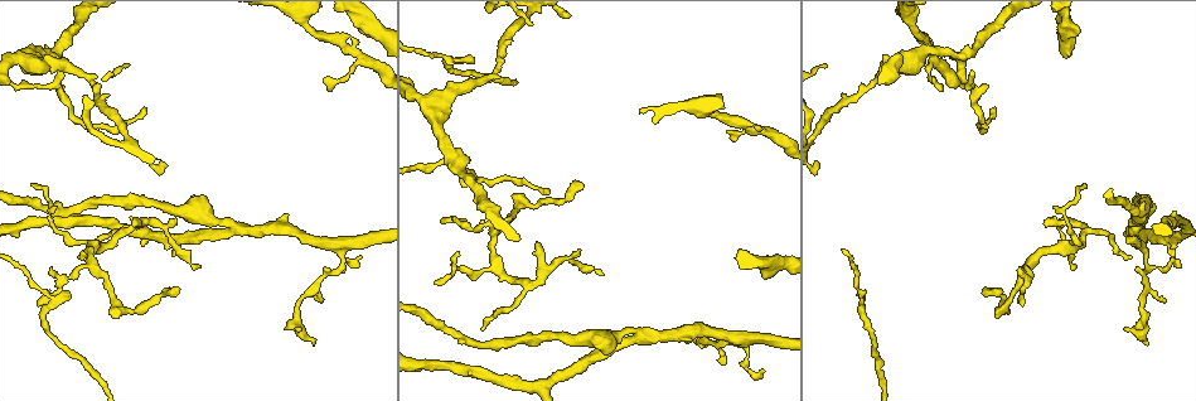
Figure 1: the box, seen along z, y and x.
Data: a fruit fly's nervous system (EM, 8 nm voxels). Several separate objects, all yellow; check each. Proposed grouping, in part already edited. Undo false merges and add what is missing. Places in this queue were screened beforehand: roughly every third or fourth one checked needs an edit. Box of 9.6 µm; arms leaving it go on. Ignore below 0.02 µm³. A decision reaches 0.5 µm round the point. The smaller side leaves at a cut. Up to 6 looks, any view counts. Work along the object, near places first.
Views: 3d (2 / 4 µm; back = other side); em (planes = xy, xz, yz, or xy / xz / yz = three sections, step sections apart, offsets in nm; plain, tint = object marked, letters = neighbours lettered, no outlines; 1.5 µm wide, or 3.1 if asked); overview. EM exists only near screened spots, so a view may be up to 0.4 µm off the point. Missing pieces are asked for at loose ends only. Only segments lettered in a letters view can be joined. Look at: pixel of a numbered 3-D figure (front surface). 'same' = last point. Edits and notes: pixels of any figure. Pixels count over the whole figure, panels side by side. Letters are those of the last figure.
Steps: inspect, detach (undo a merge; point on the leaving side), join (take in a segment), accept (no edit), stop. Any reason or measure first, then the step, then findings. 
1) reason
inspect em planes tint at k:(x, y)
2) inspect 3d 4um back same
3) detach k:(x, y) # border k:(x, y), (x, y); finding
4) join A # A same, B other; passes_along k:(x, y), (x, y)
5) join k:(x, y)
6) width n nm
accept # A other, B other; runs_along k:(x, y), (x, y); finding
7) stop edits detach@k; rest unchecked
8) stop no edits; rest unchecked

sharp bend
inspect 3d 2um at 1:(618, 333)

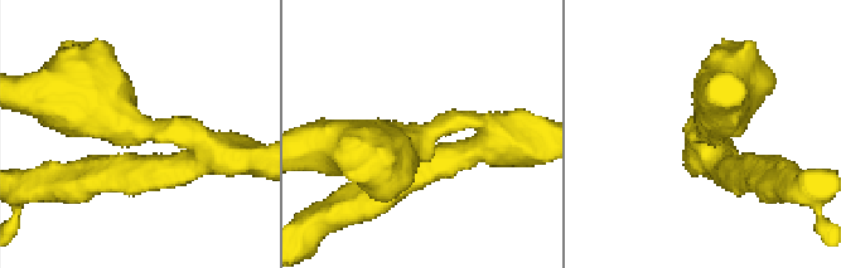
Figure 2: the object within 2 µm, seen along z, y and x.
arms 3; arm_widths 240, 280, 280 nm; now the EM
inspect em planes letters at 2:(714, 128)

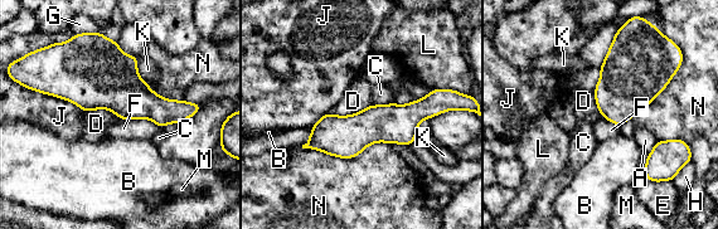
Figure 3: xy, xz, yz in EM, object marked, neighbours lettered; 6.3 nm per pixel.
accept # A other, B other, C other, D other, E other, F other, G other, H other, J other, K other, L other, M other, N other; border 3:(120, 118), (149, 118), (160, 128); one neuron here

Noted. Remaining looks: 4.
free end
inspect 3d 4um at 1:(199, 266)

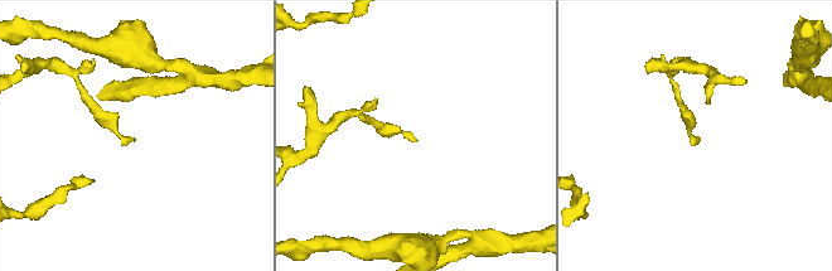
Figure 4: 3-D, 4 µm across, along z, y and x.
inspect em xz step 8 tint at 4:(130, 140)

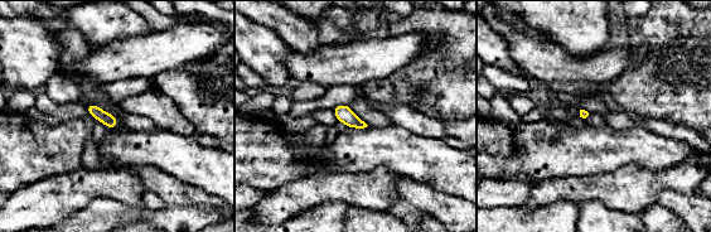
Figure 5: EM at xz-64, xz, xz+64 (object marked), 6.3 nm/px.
another direction
inspect em xy step 4 letters same

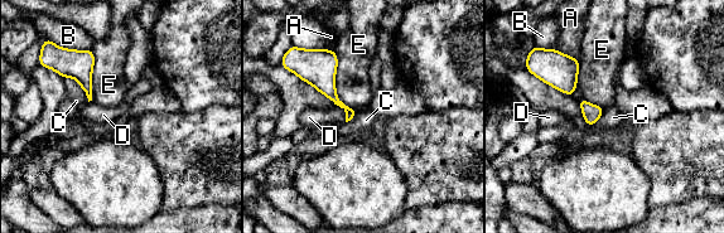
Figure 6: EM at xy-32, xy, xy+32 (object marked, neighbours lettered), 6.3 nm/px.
accept # A other, B other, C other, D other, E other; border 6:(63, 77), (75, 79), (88, 101); no lettered segment goes on from it

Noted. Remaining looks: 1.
stop no edits; rest unchecked

